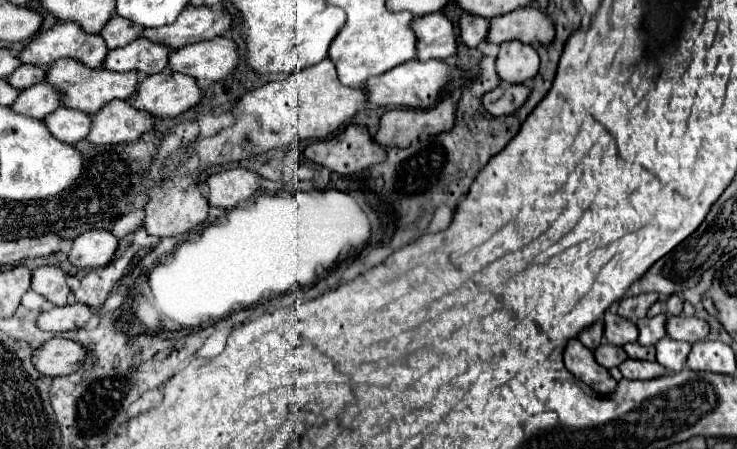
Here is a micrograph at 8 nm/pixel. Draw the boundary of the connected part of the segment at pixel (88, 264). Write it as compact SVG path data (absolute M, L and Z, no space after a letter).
M89 230L73 240L69 262L79 270L107 266L117 250L117 240L111 230Z

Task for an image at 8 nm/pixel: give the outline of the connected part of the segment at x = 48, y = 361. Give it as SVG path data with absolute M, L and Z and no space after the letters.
M51 338L33 352L33 366L43 376L69 376L77 372L85 358L85 348L73 340Z

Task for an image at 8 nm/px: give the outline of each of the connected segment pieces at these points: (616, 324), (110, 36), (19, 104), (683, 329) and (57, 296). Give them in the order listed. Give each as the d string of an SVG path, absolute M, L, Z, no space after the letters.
M605 312L605 338L613 346L625 346L629 342L637 342L639 330L635 322L629 322L613 312Z
M113 16L103 30L99 32L107 44L107 48L121 48L141 36L141 28L137 24L129 24L129 20L121 20L121 16Z
M39 82L17 96L17 100L13 104L13 112L43 120L49 112L53 112L59 106L61 104L57 104L57 92L53 92L53 88L49 88L49 84Z
M669 316L667 318L667 334L673 340L683 340L695 344L705 340L709 334L709 324L701 318L687 318L687 316Z
M41 266L33 272L31 290L47 298L53 306L65 306L67 296L71 294L69 286L65 284L65 274L59 266Z

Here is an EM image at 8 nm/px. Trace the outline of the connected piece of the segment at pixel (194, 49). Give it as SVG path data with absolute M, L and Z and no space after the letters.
M211 38L169 52L169 68L195 80L223 80L233 74L239 54L233 40Z

